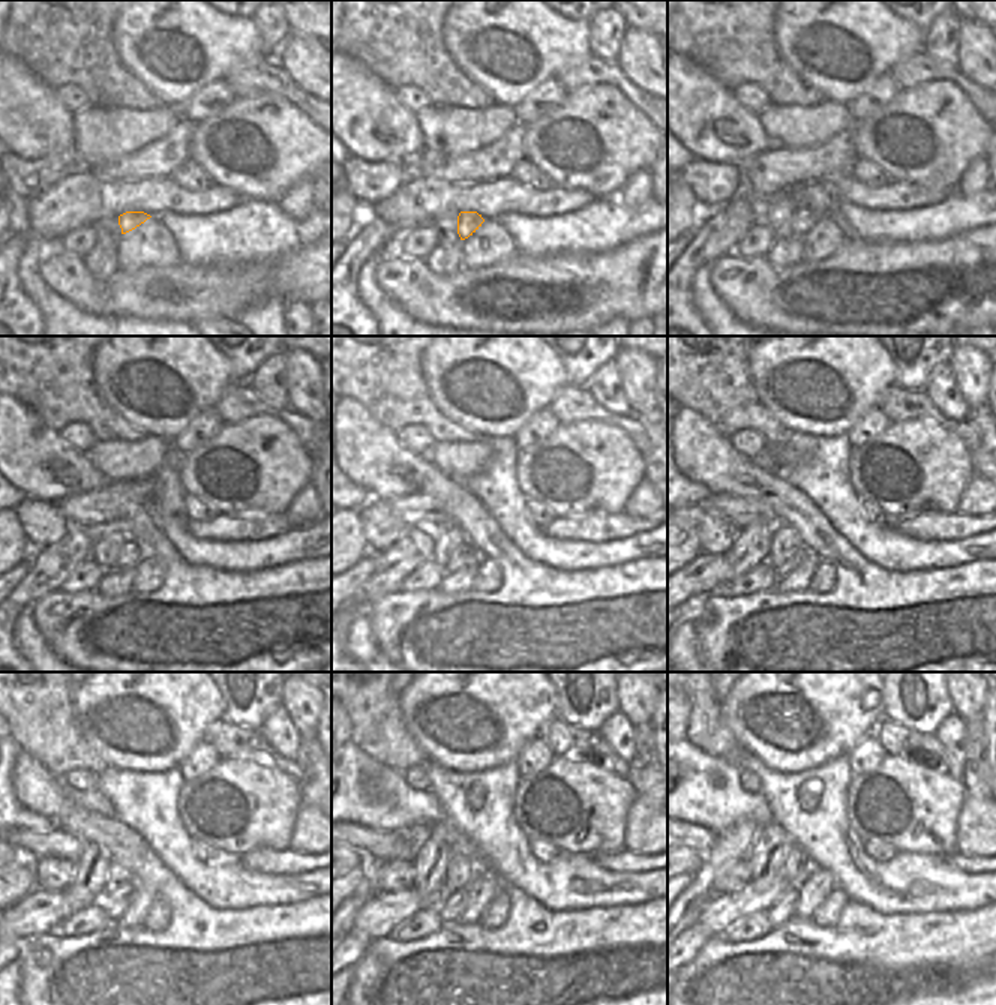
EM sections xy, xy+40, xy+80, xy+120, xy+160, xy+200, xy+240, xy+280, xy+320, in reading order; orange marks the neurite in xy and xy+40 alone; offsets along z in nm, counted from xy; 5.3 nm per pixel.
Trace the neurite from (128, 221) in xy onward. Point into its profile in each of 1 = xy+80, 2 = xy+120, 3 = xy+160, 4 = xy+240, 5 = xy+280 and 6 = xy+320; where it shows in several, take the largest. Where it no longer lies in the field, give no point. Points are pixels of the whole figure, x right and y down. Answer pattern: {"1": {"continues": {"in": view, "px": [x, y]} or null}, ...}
{"1": {"continues": {"in": "xy+80", "px": [804, 219]}}, "2": {"continues": {"in": "xy+120", "px": [131, 557]}}, "3": {"continues": {"in": "xy+160", "px": [465, 555]}}, "4": {"continues": {"in": "xy+240", "px": [114, 906]}}, "5": {"continues": {"in": "xy+280", "px": [450, 906]}}, "6": {"continues": {"in": "xy+320", "px": [785, 909]}}}

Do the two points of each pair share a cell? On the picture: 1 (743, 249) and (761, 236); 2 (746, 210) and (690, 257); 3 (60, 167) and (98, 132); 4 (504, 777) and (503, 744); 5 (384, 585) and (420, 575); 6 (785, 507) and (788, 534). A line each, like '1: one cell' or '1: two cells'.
1: one cell
2: one cell
3: two cells
4: two cells
5: two cells
6: two cells

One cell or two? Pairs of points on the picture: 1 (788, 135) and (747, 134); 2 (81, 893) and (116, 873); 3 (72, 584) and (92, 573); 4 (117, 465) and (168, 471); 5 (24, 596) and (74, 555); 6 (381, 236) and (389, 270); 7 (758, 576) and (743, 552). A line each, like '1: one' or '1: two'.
1: two
2: two
3: one
4: two
5: one
6: two
7: two

